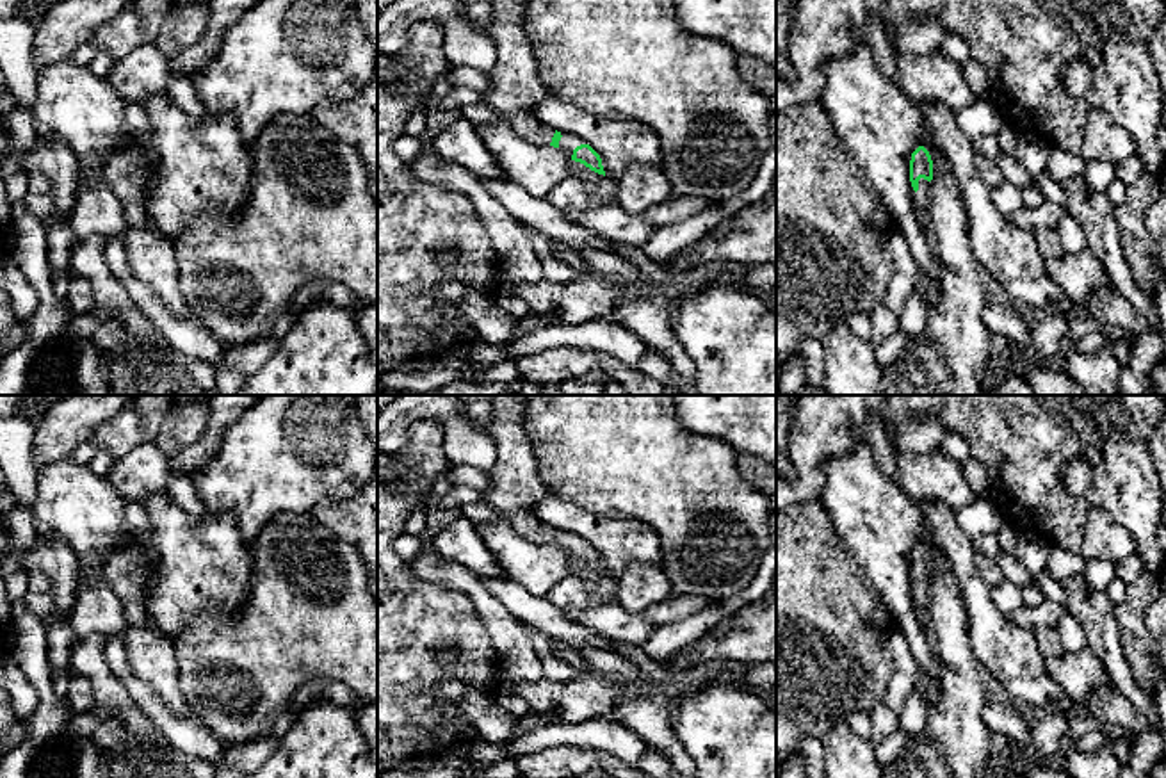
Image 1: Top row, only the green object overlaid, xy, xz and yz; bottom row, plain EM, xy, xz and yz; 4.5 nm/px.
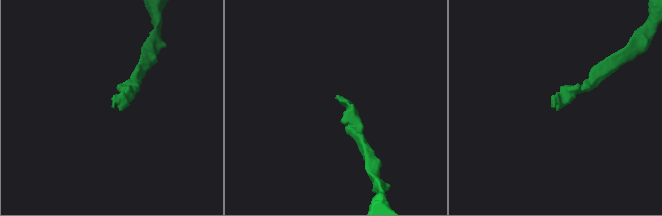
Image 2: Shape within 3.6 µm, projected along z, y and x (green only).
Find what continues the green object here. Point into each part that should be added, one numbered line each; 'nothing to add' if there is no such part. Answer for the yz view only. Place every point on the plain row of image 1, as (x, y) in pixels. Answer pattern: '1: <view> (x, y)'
1: yz (921, 597)

